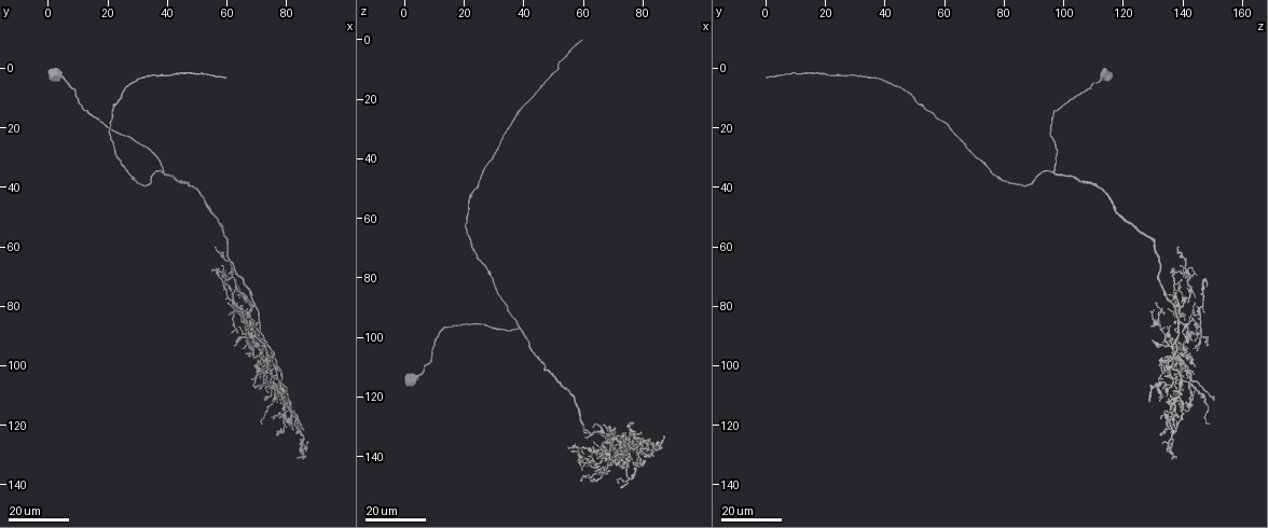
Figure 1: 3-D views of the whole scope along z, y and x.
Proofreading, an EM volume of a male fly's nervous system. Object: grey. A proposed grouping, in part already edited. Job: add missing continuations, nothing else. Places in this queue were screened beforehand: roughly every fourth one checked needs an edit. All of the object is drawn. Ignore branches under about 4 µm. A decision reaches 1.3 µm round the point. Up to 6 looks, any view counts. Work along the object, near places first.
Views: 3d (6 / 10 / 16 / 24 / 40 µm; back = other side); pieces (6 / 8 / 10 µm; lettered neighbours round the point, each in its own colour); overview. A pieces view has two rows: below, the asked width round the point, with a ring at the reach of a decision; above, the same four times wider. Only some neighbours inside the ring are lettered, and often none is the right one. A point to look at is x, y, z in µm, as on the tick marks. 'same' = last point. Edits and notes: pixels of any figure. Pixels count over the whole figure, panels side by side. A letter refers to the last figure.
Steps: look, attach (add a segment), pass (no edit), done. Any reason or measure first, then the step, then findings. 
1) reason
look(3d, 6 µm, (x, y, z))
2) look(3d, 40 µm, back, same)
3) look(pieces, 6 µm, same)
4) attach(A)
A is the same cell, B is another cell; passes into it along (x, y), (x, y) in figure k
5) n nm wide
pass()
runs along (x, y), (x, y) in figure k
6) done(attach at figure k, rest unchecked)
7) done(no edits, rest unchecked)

tapers out
look(3d, 16 µm, (86, 121, 138))

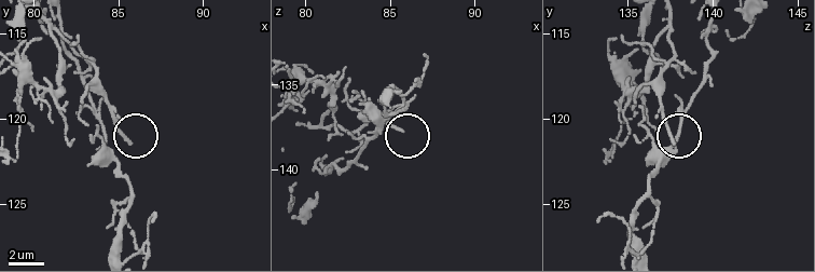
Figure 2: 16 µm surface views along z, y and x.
see the neighbours
look(pieces, 6 µm, (85.7, 121.3, 137.6))

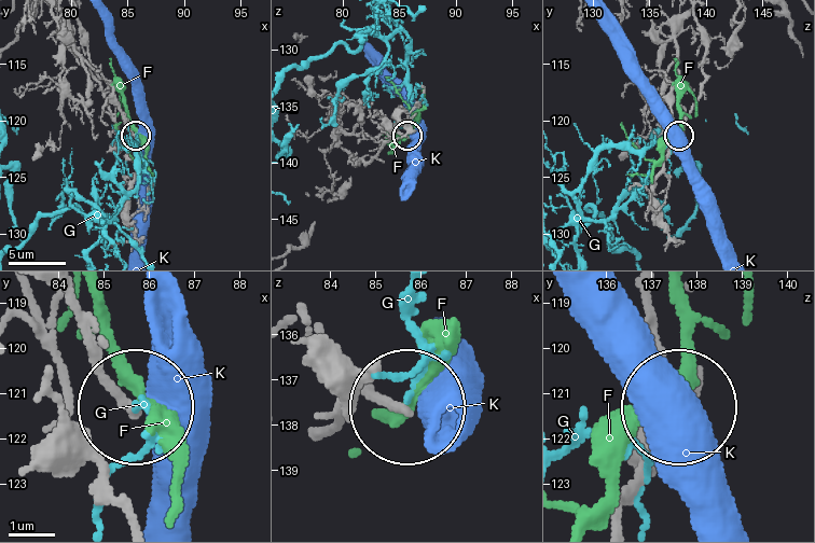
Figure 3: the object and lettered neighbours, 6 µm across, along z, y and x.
pass()
F, G and K are other cells; runs along (65, 298), (92, 357), (134, 399) in figure 3; none of them fits

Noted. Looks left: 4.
free end
look(3d, 16 µm, (69, 91, 130))

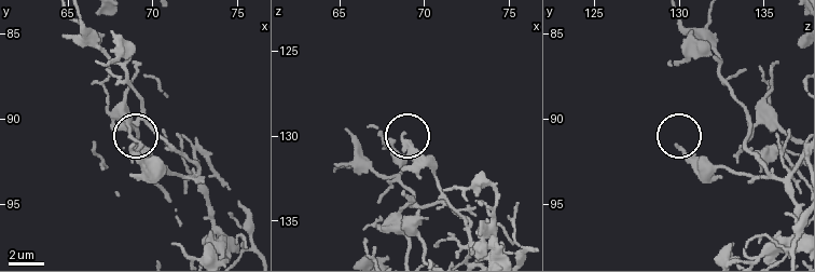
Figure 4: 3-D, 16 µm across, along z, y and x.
look(pieces, 8 µm, (68.6, 91.6, 130.0))

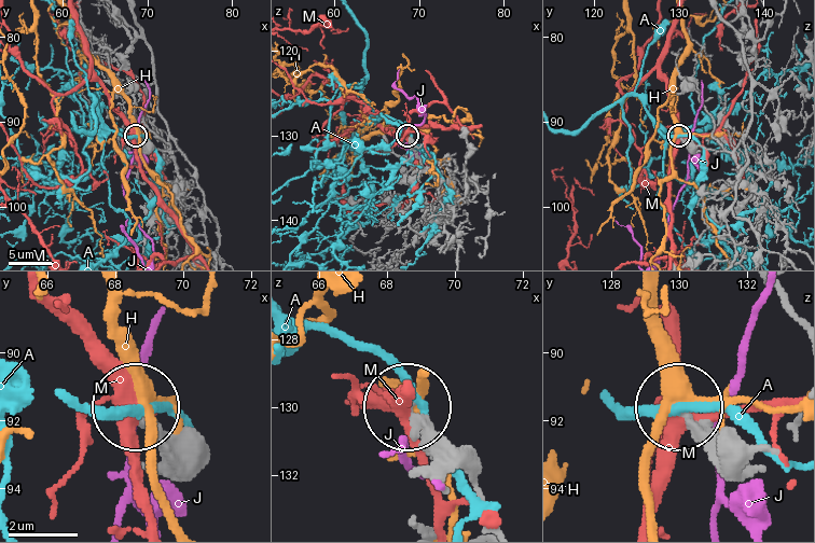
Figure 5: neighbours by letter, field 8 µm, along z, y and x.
pass()
A, H, J and M are other cells; none of them fits

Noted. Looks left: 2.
done(no edits, rest unchecked)

